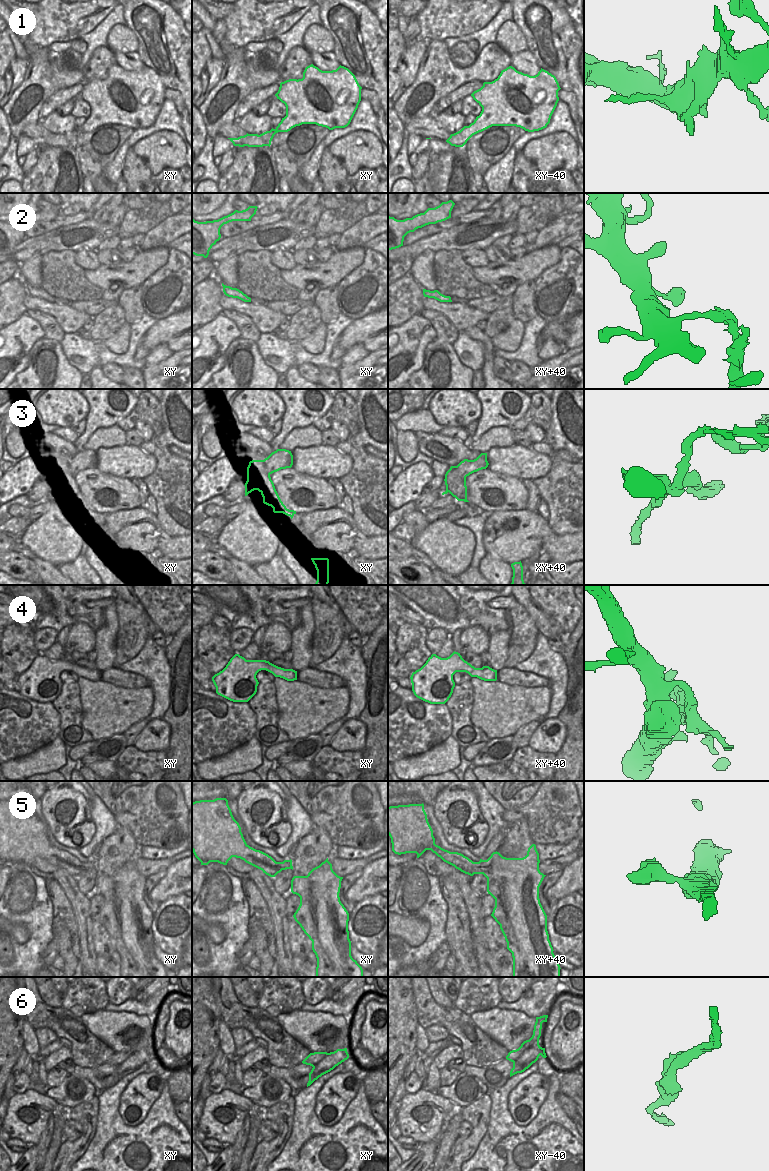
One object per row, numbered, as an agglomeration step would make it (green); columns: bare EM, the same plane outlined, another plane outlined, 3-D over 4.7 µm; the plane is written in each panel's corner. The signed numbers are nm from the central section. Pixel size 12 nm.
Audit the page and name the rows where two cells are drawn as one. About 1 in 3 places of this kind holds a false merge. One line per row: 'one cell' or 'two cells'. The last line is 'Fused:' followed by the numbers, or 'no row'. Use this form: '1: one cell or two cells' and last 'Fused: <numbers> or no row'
1: one cell
2: one cell
3: two cells
4: two cells
5: one cell
6: one cell
Fused: 3, 4

